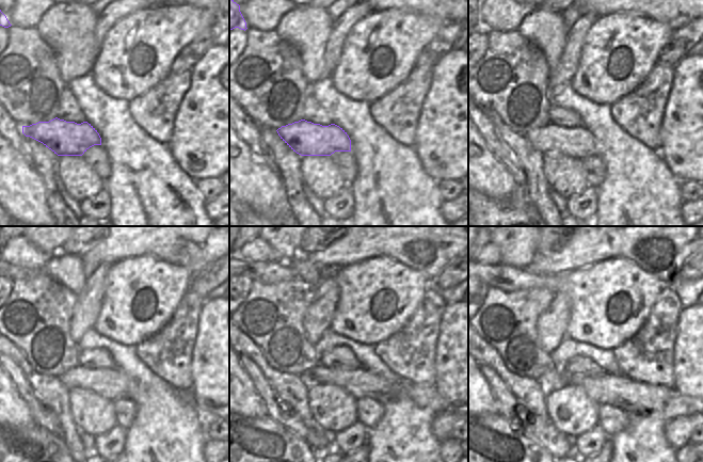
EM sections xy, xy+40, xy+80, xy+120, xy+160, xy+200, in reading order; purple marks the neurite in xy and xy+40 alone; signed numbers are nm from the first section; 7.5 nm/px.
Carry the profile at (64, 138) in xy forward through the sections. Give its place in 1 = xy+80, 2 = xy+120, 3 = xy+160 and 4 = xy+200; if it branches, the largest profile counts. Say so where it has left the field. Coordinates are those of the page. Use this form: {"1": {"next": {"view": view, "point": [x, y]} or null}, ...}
{"1": {"next": {"view": "xy+80", "point": [578, 142]}}, "2": {"next": {"view": "xy+120", "point": [112, 384]}}, "3": {"next": {"view": "xy+160", "point": [360, 383]}}, "4": {"next": {"view": "xy+200", "point": [633, 397]}}}

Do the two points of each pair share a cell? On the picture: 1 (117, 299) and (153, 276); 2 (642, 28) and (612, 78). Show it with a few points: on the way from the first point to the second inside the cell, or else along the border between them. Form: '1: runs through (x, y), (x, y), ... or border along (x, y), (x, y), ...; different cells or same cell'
1: runs through (127, 289), (132, 280), (143, 279); same cell
2: runs through (634, 43), (634, 63), (625, 64); same cell

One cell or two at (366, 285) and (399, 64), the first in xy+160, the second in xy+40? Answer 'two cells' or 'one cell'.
one cell

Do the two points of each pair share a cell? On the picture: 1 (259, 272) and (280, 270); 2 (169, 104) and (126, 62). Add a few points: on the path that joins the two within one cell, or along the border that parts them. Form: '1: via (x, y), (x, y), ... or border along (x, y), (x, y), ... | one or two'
1: via (265, 272), (274, 272) | one
2: border along (169, 74), (140, 95), (129, 99) | two

